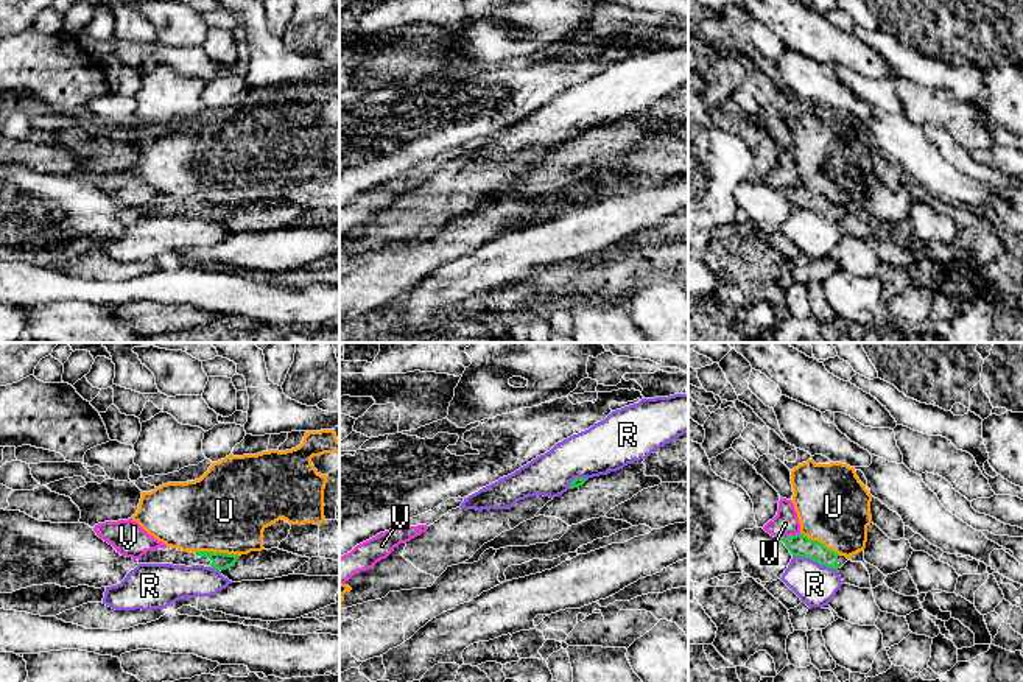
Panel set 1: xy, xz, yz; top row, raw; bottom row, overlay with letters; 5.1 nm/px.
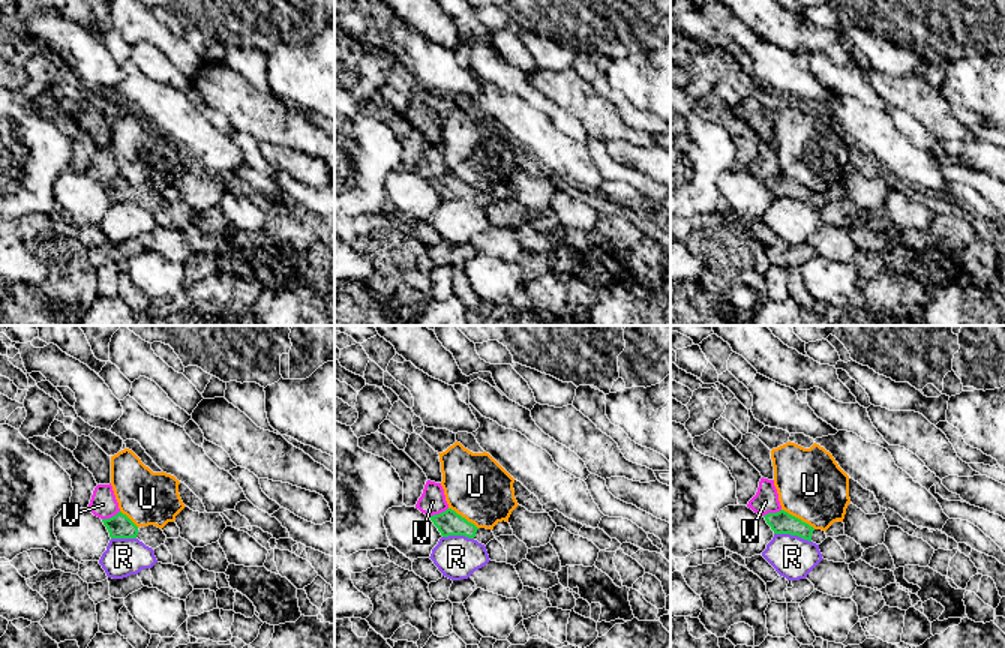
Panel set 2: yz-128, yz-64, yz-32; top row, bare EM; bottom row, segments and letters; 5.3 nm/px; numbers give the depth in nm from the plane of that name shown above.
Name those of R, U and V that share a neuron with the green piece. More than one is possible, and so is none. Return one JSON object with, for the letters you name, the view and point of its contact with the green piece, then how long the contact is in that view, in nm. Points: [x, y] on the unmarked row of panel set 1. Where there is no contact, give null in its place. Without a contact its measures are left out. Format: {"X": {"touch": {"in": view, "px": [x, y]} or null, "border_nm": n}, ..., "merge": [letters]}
{"merge": []}

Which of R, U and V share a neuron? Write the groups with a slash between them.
R / U / V

